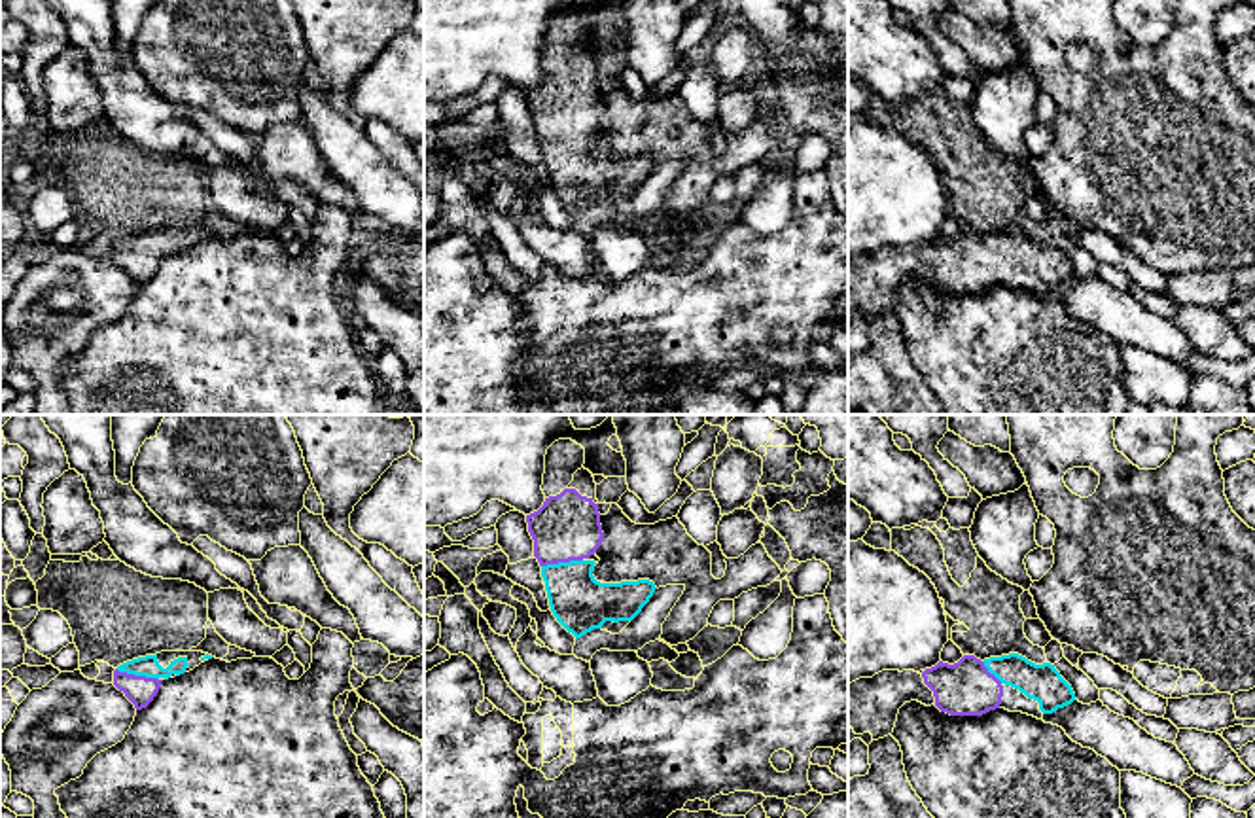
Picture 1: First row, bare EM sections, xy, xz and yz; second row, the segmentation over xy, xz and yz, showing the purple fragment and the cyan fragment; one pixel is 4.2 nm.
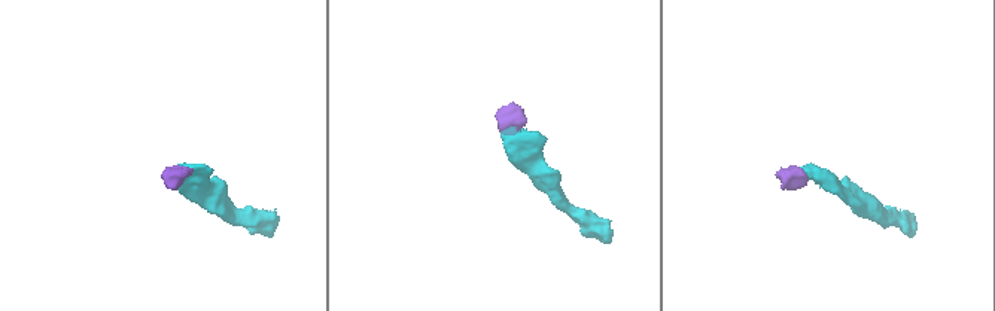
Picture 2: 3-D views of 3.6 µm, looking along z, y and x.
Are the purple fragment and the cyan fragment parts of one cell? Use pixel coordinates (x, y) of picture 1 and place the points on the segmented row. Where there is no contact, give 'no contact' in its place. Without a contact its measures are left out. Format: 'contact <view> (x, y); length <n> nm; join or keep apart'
contact xy (137, 676); length 190 nm; join

